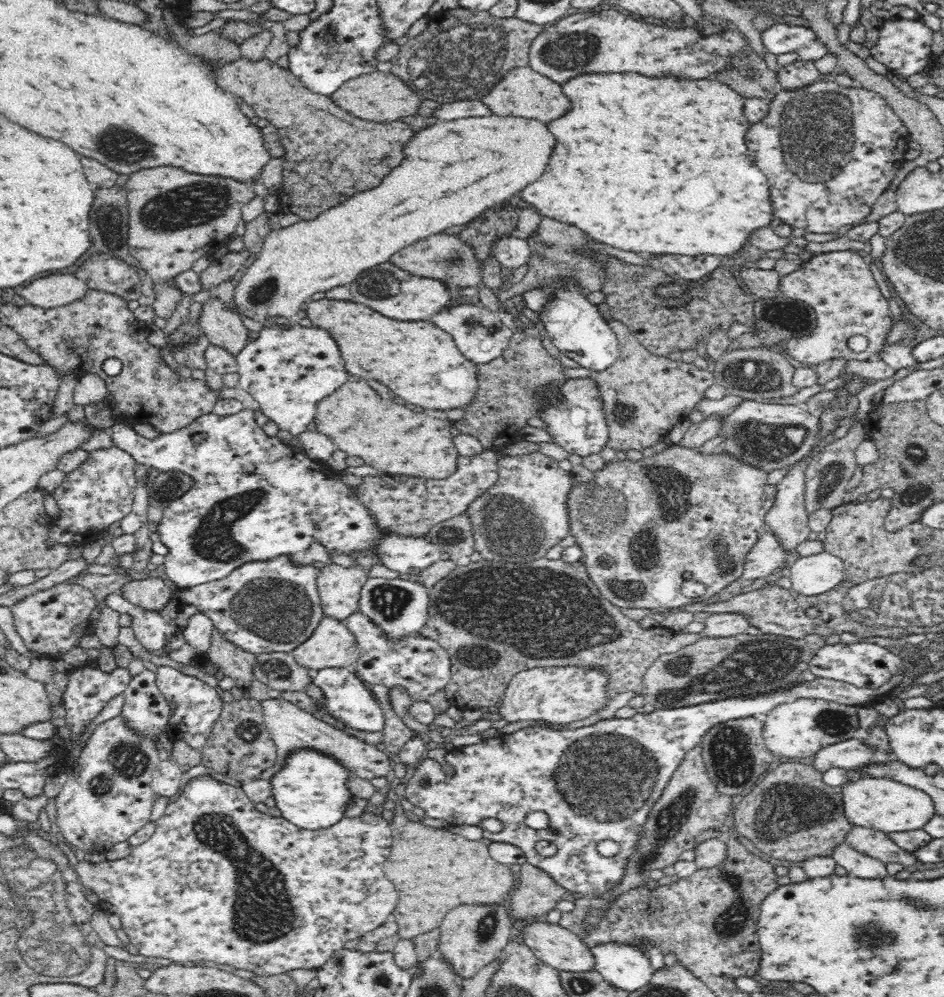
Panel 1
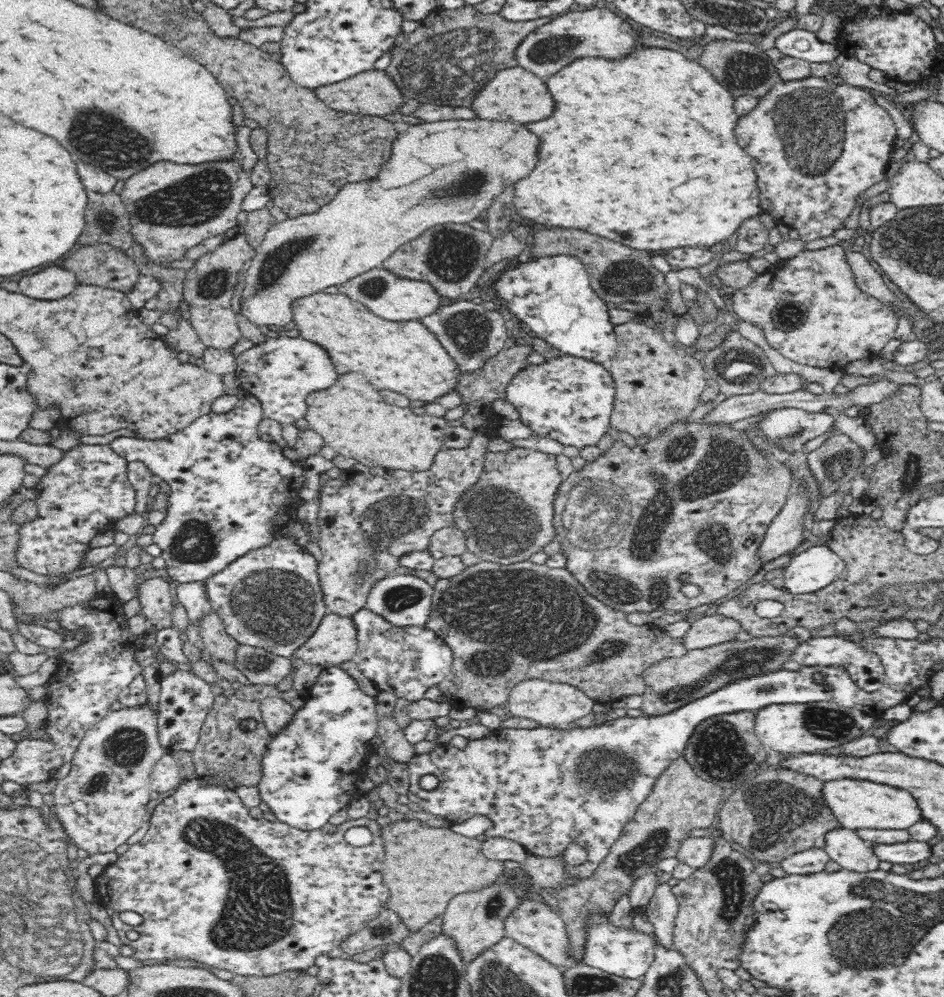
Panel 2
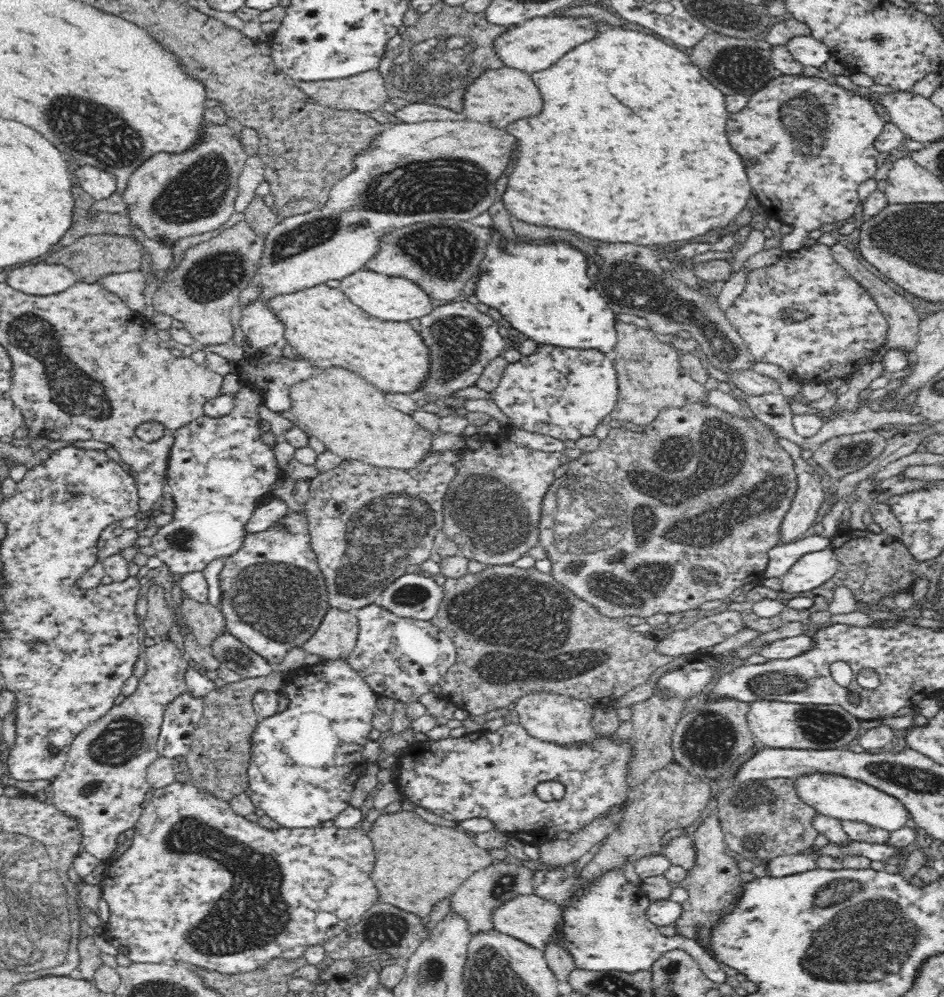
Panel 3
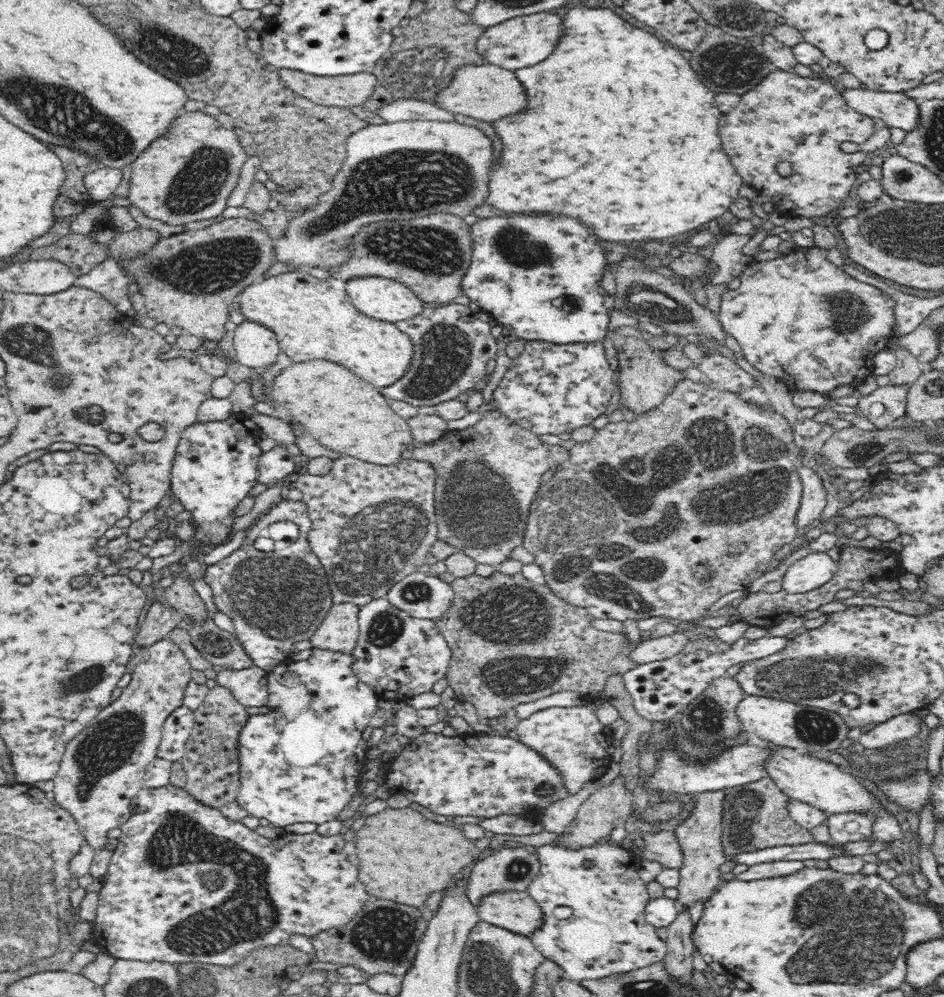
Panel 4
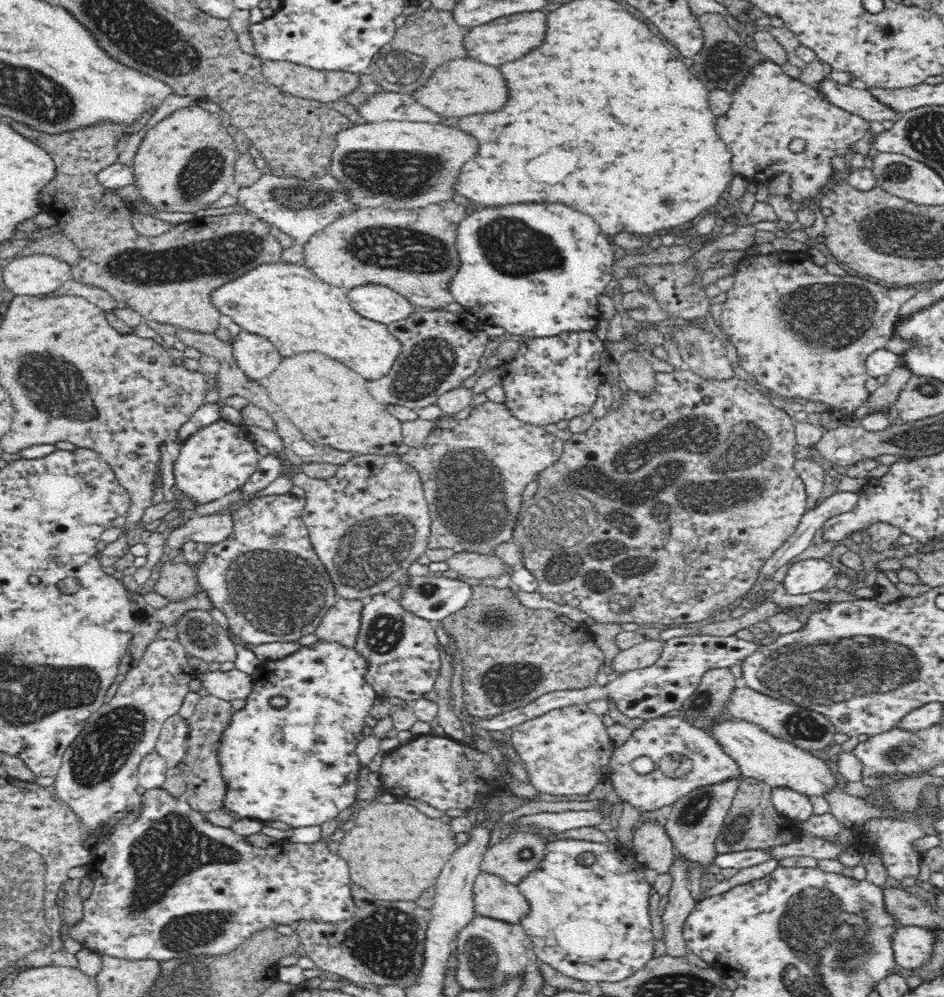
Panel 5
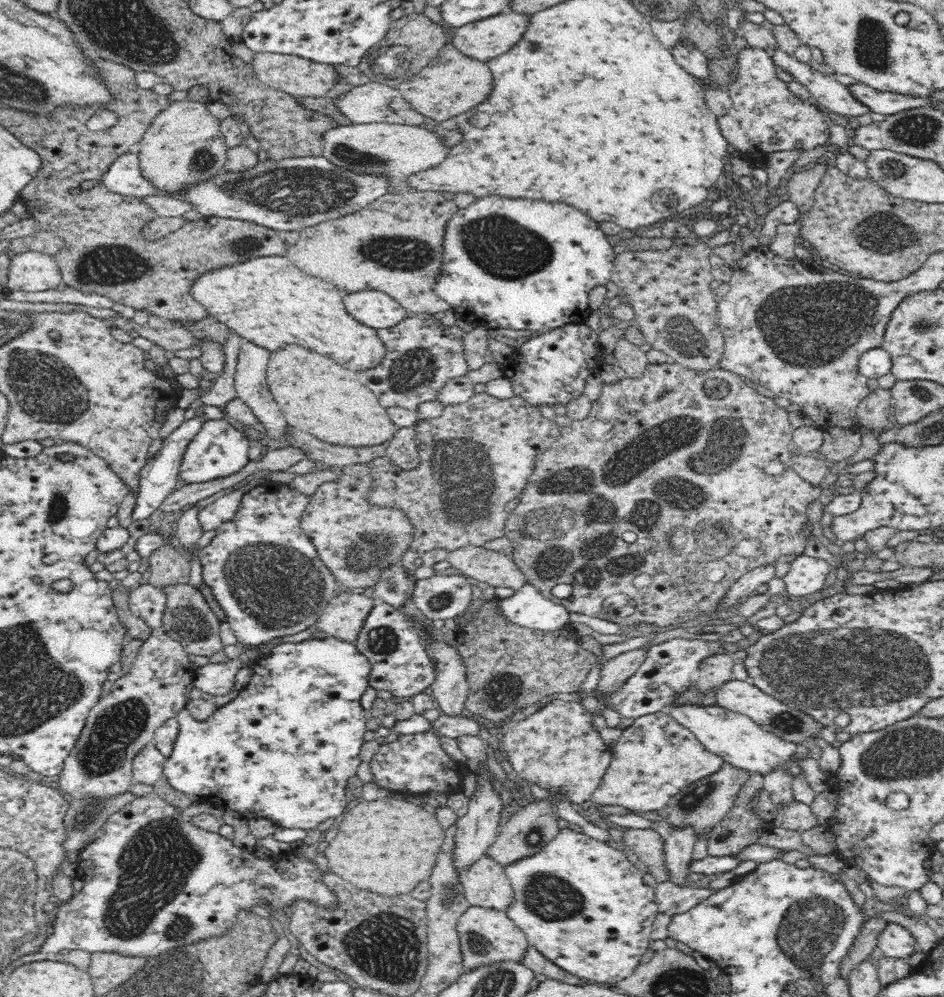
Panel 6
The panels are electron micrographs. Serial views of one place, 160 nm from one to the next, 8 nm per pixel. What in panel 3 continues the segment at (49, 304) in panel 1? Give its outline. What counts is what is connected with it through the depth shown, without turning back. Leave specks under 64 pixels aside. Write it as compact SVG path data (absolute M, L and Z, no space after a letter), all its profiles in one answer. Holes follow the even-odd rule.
M31 263L10 270L6 283L12 289L26 295L50 296L59 294L77 284L78 278L72 269L63 264Z

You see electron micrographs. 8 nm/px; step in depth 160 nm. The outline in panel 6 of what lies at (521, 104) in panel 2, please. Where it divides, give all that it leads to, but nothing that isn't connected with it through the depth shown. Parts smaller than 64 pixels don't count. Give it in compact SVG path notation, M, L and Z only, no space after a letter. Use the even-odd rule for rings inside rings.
M447 42L416 76L402 80L397 89L422 116L432 120L448 120L486 100L492 92L492 74L484 61L462 54L453 43Z

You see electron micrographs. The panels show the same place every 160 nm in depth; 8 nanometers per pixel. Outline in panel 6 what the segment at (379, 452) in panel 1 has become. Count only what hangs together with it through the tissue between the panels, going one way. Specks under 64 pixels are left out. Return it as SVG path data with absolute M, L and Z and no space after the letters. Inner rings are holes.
M288 344L286 348L270 354L266 376L270 386L269 391L274 400L280 404L288 424L316 436L318 440L348 447L369 447L388 442L398 430L388 417L387 410L379 404L377 396L358 382L356 372L346 370L344 366L336 364L334 360L322 354L300 348L296 344Z

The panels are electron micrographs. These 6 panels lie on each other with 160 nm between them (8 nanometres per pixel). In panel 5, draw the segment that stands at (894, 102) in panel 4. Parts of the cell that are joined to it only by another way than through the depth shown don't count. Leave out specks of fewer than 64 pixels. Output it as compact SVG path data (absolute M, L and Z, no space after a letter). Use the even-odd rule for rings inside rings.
M827 76L817 86L828 102L868 121L876 120L882 123L884 120L892 120L894 122L902 116L899 112L882 104L867 89L857 89L849 84L839 84Z

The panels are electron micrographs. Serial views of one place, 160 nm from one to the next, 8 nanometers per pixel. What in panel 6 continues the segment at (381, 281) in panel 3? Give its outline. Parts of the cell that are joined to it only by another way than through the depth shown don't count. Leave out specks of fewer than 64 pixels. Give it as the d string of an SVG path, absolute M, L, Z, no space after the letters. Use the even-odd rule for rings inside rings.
M366 290L348 293L343 300L348 315L358 323L376 330L396 326L411 316L392 296L384 292Z

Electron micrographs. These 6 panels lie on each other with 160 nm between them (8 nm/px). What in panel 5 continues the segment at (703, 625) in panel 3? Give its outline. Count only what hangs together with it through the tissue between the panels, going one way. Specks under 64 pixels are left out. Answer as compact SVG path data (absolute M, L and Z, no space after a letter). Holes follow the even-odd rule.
M649 639L628 649L621 650L611 662L613 676L646 668L654 664L662 654L664 641Z

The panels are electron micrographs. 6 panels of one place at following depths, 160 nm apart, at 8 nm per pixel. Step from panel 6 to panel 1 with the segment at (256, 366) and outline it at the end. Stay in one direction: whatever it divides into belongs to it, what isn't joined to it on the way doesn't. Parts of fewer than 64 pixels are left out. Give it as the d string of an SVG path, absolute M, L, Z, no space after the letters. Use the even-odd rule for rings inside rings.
M512 116L450 120L420 130L404 145L402 164L393 168L380 186L355 192L348 200L325 210L316 218L301 219L291 226L277 226L270 231L256 260L246 268L236 286L234 306L230 311L236 309L240 315L260 323L275 318L286 324L287 319L298 315L313 294L349 286L362 272L388 261L403 247L451 226L470 223L495 204L509 199L530 182L538 180L548 166L554 144L556 140L548 132L546 124Z

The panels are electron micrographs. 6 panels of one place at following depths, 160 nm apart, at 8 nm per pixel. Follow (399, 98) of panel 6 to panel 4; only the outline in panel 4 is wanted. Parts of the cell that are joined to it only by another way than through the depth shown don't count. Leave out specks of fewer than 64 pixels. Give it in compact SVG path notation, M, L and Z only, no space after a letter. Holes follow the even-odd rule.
M400 98L377 111L380 118L386 122L400 122L404 120L440 120L440 122L452 122L454 114L448 110L442 110L438 105L424 99L412 100L412 98Z

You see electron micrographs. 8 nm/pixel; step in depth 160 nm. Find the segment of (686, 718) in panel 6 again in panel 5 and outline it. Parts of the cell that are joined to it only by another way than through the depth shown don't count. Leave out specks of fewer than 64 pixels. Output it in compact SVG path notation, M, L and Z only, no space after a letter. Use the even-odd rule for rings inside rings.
M723 720L710 726L707 732L736 761L742 777L766 782L772 788L790 788L806 797L825 797L837 788L837 781L829 769L830 763L764 731L761 726L746 720Z

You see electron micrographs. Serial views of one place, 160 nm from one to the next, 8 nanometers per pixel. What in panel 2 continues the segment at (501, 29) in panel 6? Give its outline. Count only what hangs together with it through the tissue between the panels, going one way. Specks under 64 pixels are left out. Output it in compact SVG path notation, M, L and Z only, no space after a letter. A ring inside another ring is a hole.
M585 8L583 11L572 11L564 13L563 15L556 16L555 19L543 24L529 32L521 40L521 43L516 47L515 57L517 65L536 74L540 78L558 74L558 70L562 70L564 66L570 64L576 59L584 57L604 57L604 59L617 59L625 57L639 49L642 45L638 38L638 30L634 30L624 19L616 15L614 12L607 8Z

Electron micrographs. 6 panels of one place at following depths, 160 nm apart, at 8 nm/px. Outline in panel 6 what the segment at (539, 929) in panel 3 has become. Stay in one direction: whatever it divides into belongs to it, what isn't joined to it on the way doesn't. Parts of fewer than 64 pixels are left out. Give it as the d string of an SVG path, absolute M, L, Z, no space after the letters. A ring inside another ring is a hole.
M487 854L482 855L473 865L459 872L459 882L462 884L461 891L465 900L472 906L492 908L505 911L514 902L512 884L505 875L504 867Z

